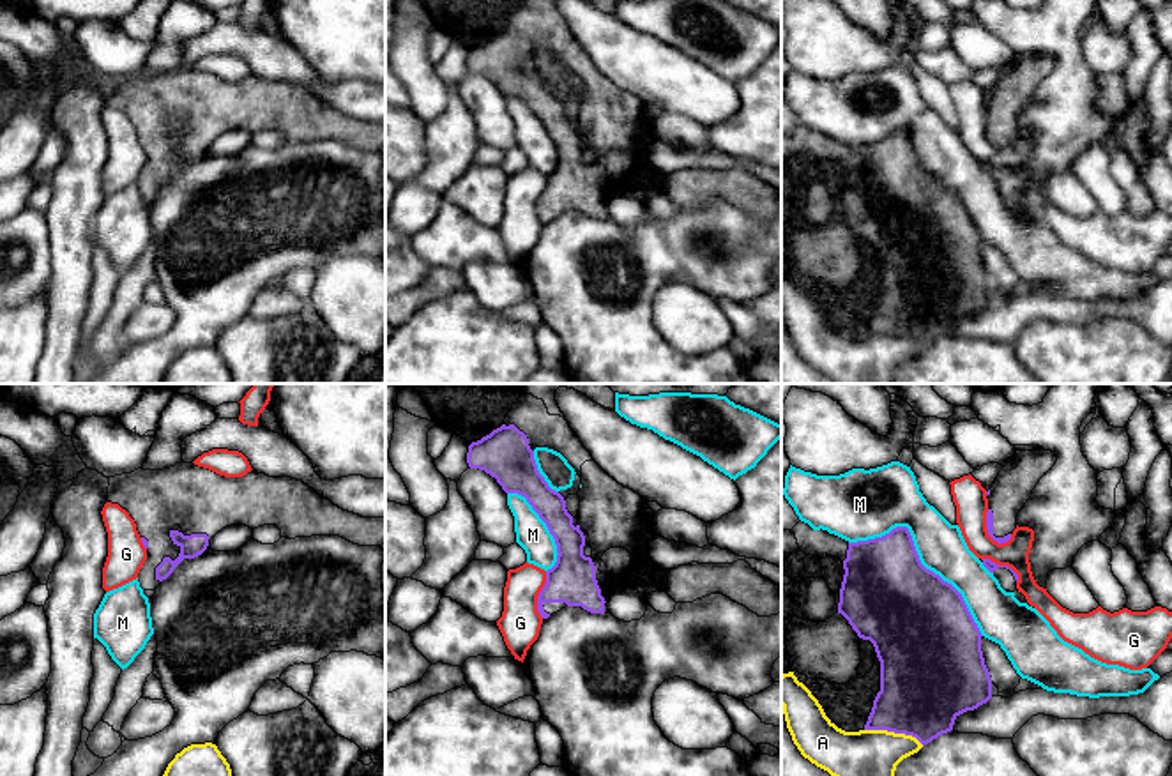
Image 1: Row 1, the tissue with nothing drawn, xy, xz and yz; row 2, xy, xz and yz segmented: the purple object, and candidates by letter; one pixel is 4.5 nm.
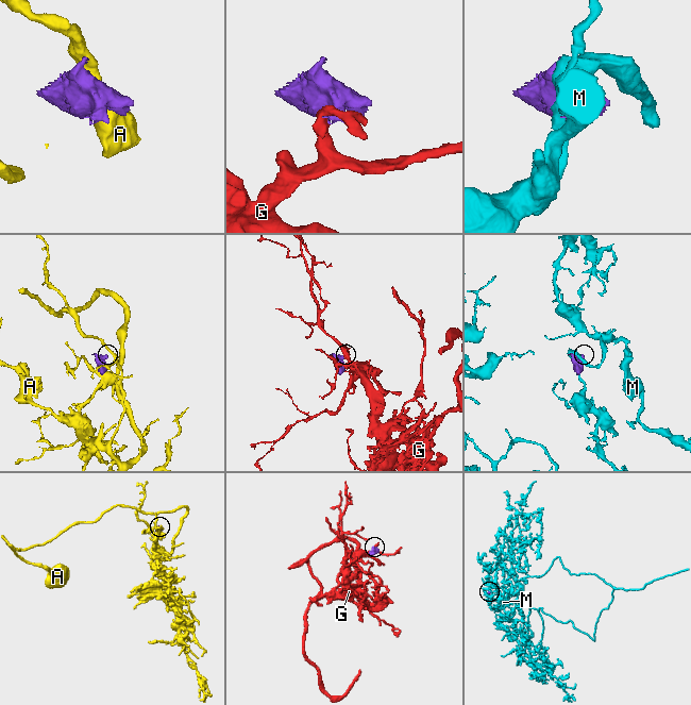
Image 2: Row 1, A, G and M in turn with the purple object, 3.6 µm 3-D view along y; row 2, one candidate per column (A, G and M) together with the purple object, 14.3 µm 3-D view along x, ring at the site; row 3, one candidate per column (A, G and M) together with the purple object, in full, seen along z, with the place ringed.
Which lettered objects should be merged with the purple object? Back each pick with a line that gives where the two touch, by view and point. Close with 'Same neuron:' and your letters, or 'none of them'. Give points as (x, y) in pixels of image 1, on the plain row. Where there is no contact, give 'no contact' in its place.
Same neuron: none of them

